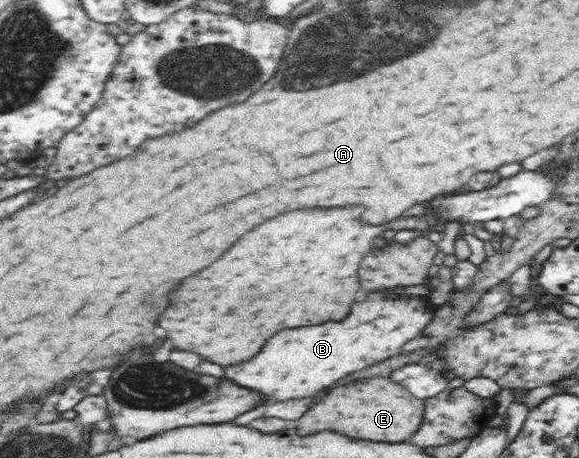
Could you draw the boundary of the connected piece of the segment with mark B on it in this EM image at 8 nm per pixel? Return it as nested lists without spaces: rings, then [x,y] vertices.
[[[369,295],[367,301],[357,303],[349,319],[341,323],[329,321],[317,327],[281,331],[281,335],[277,335],[277,339],[273,339],[273,343],[253,359],[223,367],[223,377],[233,381],[237,387],[259,395],[259,401],[253,407],[271,407],[285,401],[315,397],[335,381],[385,355],[393,355],[403,343],[417,337],[433,313],[429,303],[424,303],[422,298],[413,296],[385,303],[379,295]]]

